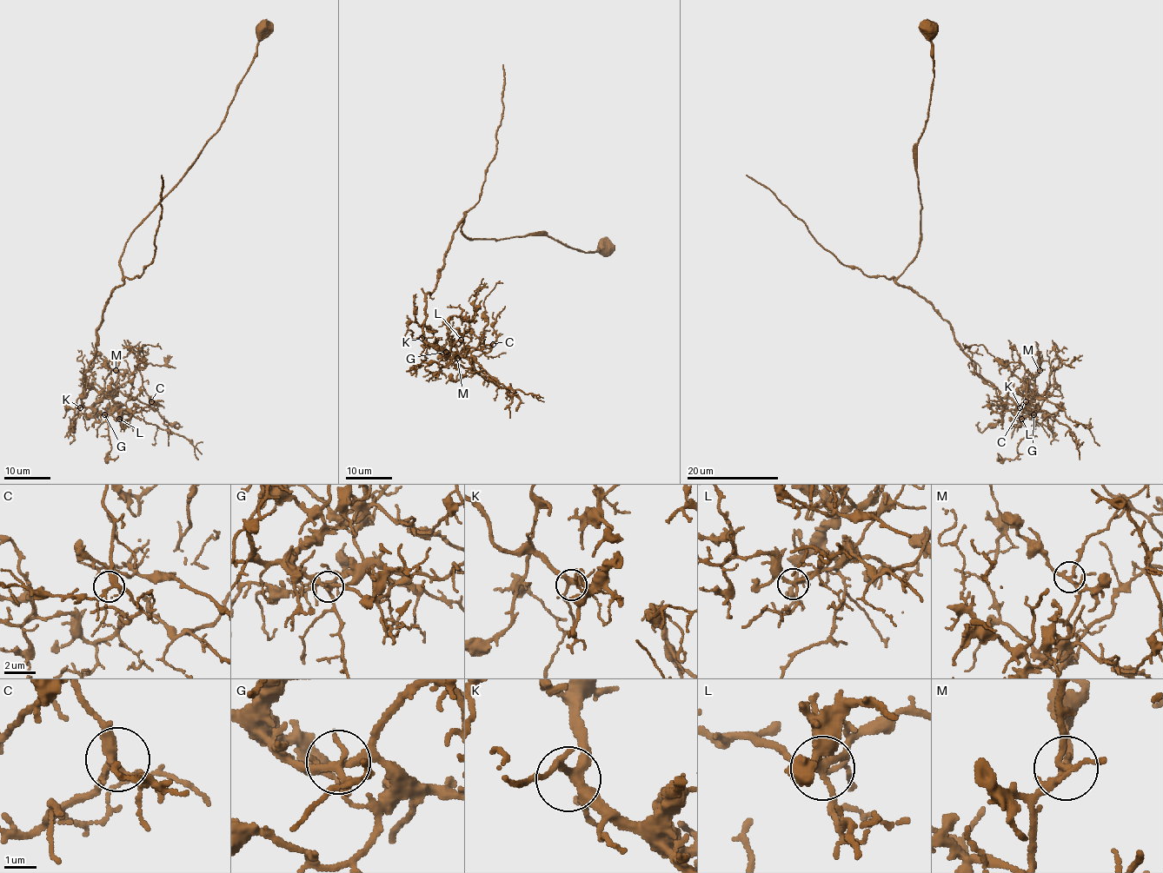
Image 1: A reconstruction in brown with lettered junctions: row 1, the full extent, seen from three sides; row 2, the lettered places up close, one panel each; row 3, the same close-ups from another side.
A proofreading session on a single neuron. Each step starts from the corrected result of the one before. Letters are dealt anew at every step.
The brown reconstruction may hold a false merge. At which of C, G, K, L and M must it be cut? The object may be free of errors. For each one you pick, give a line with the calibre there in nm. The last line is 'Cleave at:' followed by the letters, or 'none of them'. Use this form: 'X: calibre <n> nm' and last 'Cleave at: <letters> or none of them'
Cleave at: none of them

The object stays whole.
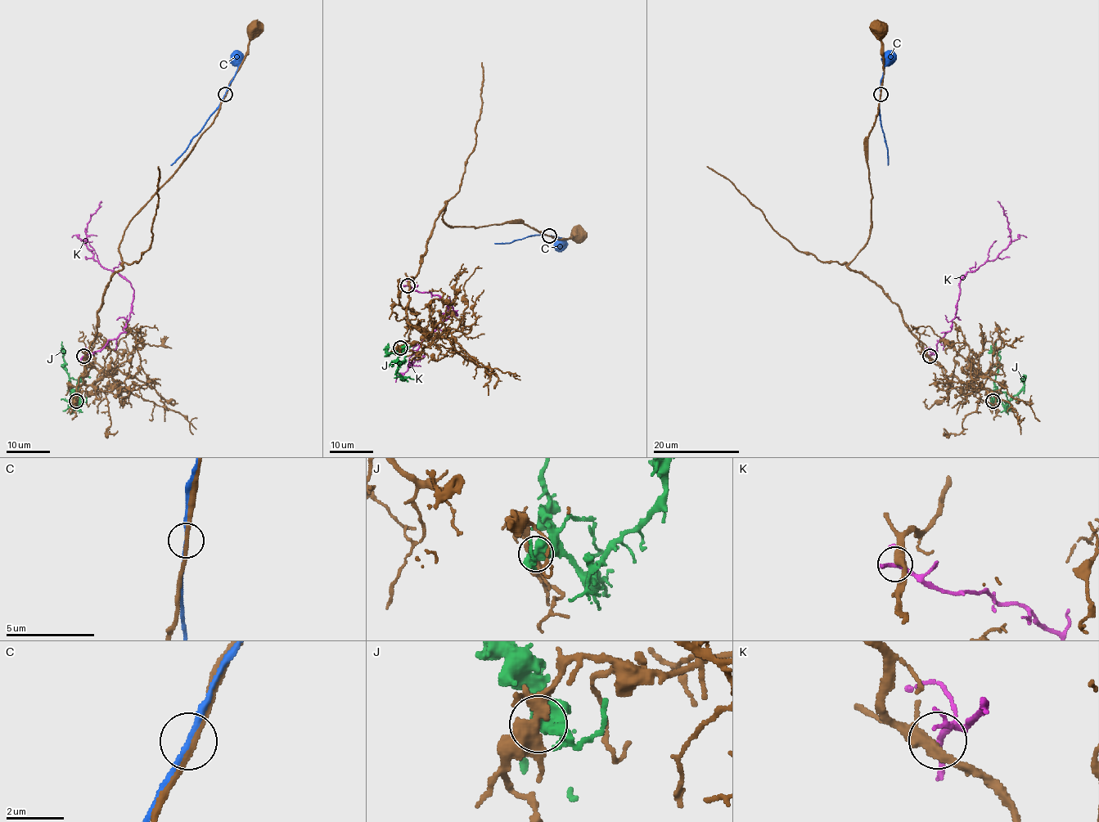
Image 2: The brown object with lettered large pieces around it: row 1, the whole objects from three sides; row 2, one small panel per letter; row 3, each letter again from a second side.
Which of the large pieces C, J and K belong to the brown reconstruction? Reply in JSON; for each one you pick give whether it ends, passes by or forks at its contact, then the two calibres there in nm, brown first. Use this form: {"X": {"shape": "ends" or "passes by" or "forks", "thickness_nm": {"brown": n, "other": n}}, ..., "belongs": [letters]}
{"belongs": []}

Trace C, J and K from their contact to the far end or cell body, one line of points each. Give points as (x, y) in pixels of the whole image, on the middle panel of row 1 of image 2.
C: (548, 235), (533, 235), (511, 242), (494, 244)
J: (399, 348), (401, 350), (393, 349), (386, 356), (386, 348), (385, 352)
K: (407, 285), (439, 295), (457, 313), (443, 320), (425, 336), (409, 366), (421, 359), (425, 352)

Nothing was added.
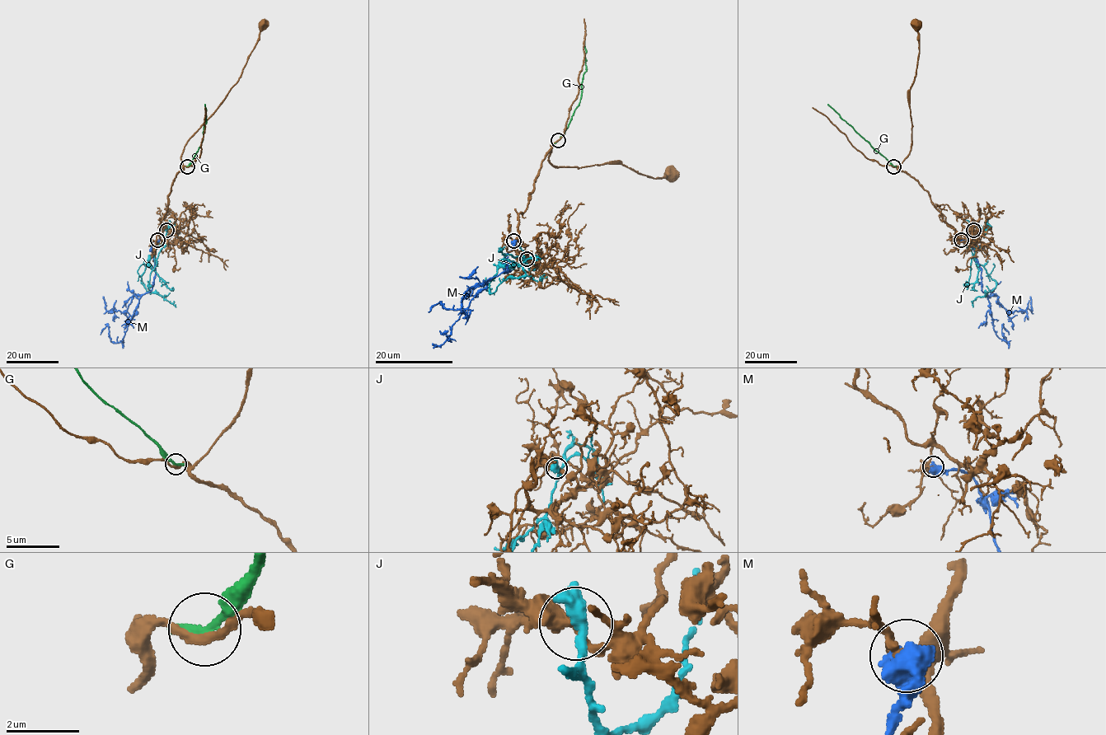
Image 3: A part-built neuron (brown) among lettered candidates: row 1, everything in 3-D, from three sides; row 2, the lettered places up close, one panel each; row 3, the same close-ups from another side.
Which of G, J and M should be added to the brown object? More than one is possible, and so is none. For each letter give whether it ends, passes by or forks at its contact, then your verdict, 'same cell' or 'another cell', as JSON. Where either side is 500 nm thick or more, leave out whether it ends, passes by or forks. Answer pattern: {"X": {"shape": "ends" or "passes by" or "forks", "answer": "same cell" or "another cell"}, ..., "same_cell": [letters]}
{"G": {"shape": "ends", "answer": "another cell"}, "J": {"answer": "another cell"}, "M": {"answer": "another cell"}, "same_cell": []}

